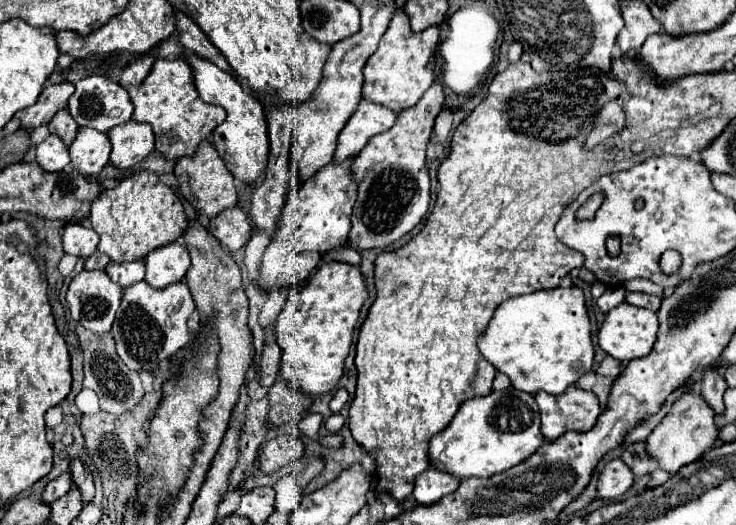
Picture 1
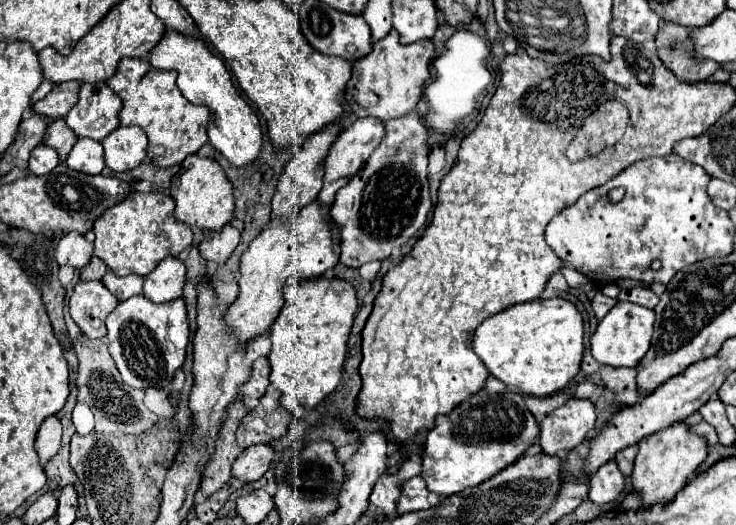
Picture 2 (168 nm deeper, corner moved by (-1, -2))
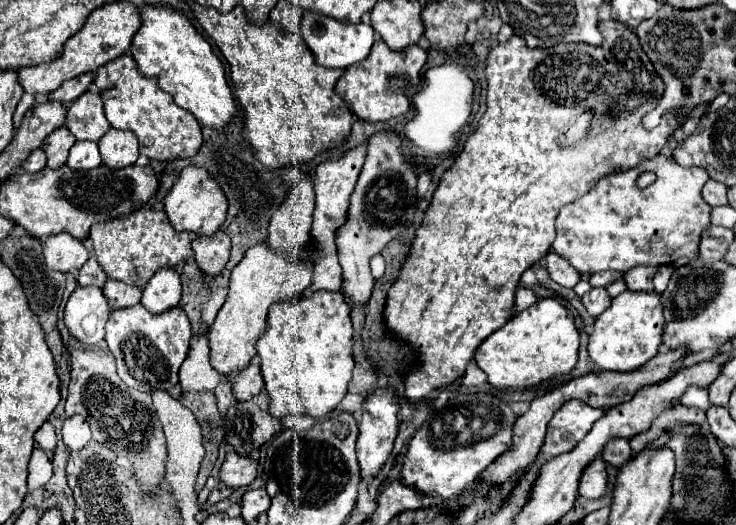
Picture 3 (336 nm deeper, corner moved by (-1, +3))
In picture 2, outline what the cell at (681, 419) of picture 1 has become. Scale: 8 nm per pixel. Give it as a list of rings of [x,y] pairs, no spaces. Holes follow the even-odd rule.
[[[684,423],[670,425],[666,431],[646,437],[638,445],[638,455],[632,471],[632,491],[640,495],[642,509],[652,505],[668,505],[676,493],[694,477],[696,467],[706,459],[706,441],[704,437],[688,431]]]

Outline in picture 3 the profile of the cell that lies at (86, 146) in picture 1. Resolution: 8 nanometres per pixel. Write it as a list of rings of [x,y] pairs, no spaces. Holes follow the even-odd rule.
[[[76,142],[70,148],[70,156],[66,162],[70,168],[76,170],[92,170],[102,164],[98,142]]]

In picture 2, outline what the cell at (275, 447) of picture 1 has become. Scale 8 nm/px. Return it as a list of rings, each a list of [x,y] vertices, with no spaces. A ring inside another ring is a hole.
[[[252,445],[238,455],[238,459],[232,463],[232,477],[240,479],[242,483],[252,483],[260,479],[272,461],[274,449],[270,445]]]

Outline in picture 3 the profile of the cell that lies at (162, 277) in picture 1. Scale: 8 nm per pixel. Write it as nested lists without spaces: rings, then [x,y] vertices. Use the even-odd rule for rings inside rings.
[[[160,268],[160,272],[156,272],[152,280],[144,286],[142,306],[154,314],[160,314],[168,308],[178,306],[180,296],[182,296],[182,276],[178,274],[178,270]]]

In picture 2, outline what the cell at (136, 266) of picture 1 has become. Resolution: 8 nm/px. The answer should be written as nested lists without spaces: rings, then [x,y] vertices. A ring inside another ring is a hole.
[[[106,273],[102,283],[104,287],[116,295],[118,301],[126,301],[134,295],[140,295],[142,293],[142,277],[136,277],[136,275],[128,275],[128,277],[114,277],[114,273]]]

